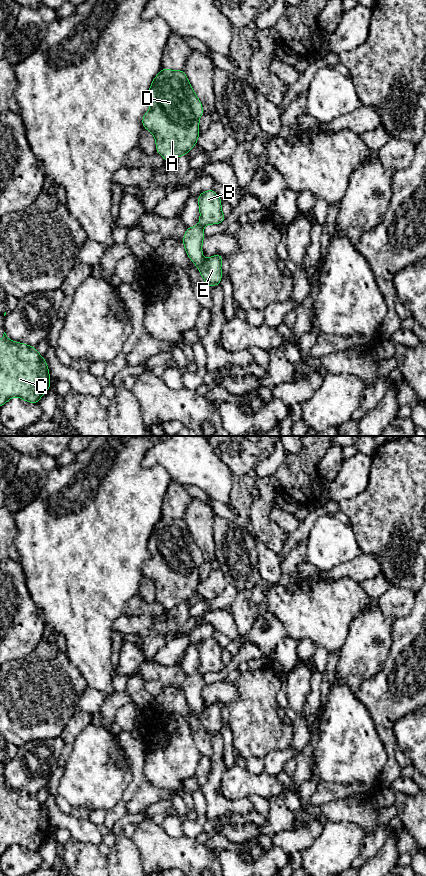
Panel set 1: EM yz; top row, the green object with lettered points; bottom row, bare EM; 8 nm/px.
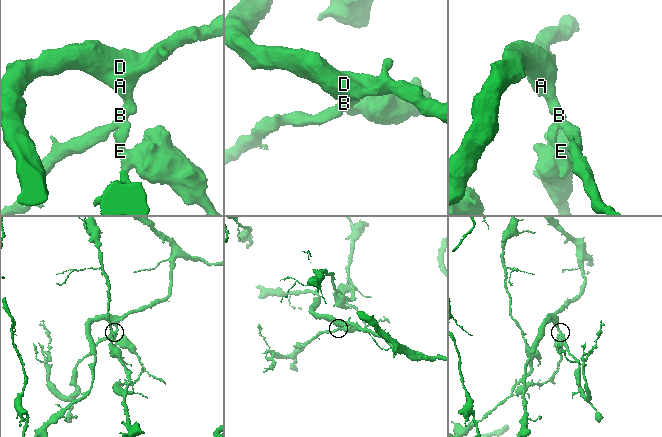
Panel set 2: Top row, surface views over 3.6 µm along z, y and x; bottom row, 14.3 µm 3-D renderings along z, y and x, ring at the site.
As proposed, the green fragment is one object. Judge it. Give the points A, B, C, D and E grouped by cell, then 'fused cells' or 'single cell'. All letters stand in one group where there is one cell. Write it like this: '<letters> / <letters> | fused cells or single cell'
A B D / C E | fused cells

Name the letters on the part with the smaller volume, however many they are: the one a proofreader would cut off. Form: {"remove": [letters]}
{"remove": ["A", "B", "D"]}

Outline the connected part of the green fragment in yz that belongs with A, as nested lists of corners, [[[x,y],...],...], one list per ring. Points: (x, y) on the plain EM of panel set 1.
[[[162,516],[147,547],[151,556],[142,571],[154,583],[157,601],[165,610],[186,603],[197,592],[203,555],[184,519]]]

